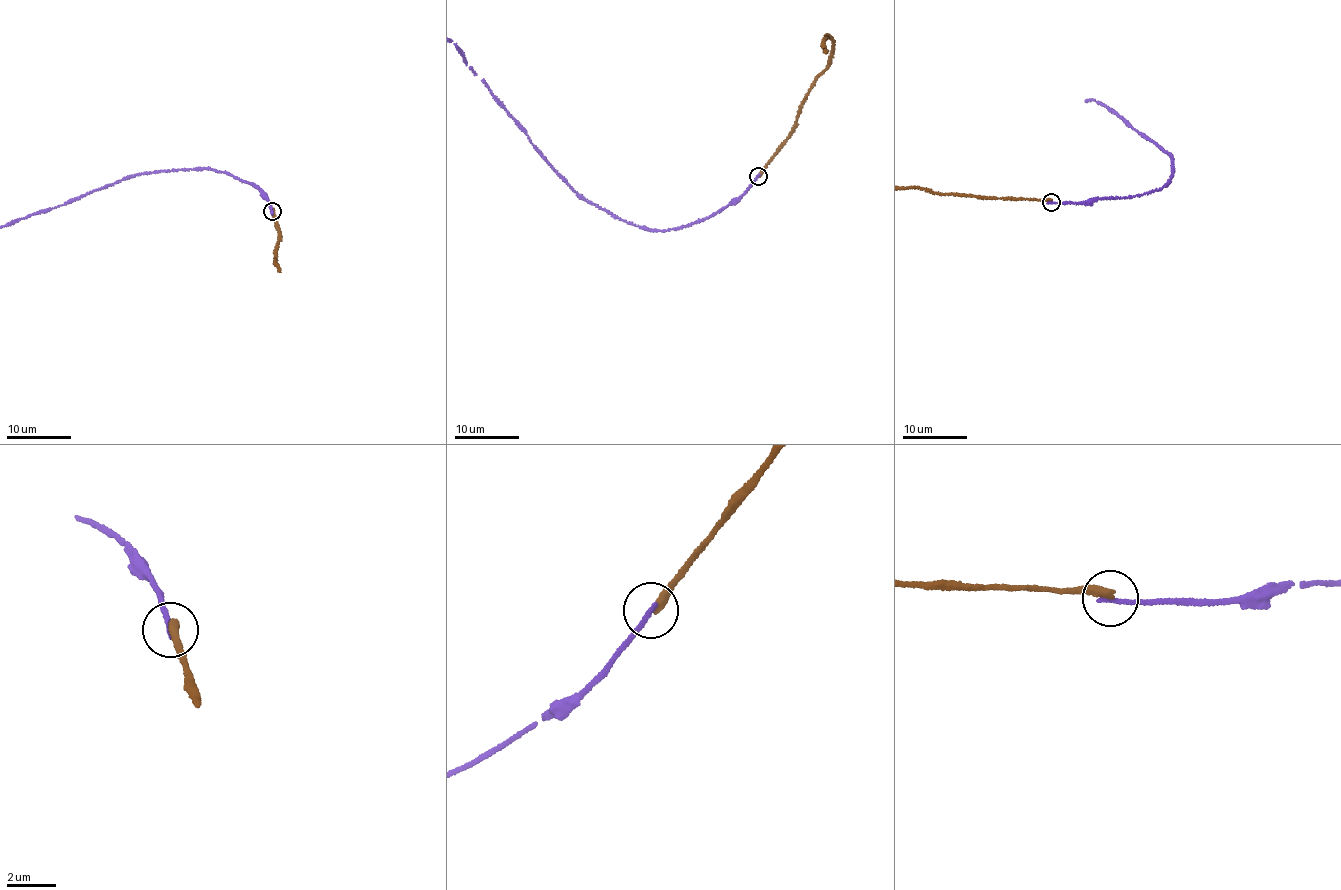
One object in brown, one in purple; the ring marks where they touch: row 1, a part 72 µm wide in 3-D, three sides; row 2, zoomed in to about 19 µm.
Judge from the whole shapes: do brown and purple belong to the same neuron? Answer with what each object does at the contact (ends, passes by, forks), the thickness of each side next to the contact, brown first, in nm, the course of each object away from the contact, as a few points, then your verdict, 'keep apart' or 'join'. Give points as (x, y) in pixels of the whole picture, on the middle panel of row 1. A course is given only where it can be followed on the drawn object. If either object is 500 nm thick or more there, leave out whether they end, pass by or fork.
brown ends; purple ends; calibres 400 and 220 nm; course purple (758, 175), (726, 205), (685, 226), (661, 231), (627, 223), (572, 190), (456, 44); keep apart

